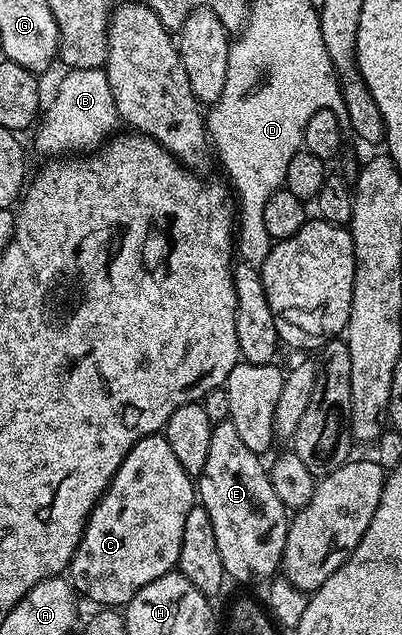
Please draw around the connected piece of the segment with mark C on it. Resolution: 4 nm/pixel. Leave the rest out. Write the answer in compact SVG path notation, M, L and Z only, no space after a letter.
M165 434L149 435L140 441L136 441L136 445L132 445L128 457L124 457L120 469L116 469L116 473L112 477L108 489L98 498L97 503L95 503L94 508L90 511L89 517L86 519L86 527L82 530L78 548L68 568L68 579L75 592L77 592L83 600L86 598L91 599L94 603L102 603L98 605L101 605L103 608L118 609L129 603L130 598L133 597L137 591L144 589L144 585L148 585L148 581L156 581L156 577L164 577L168 572L175 570L178 565L178 558L180 557L180 545L184 537L184 521L188 521L188 513L195 505L195 480L186 472L184 465L180 465L180 460L176 458L176 453L172 453L172 445L168 445Z

